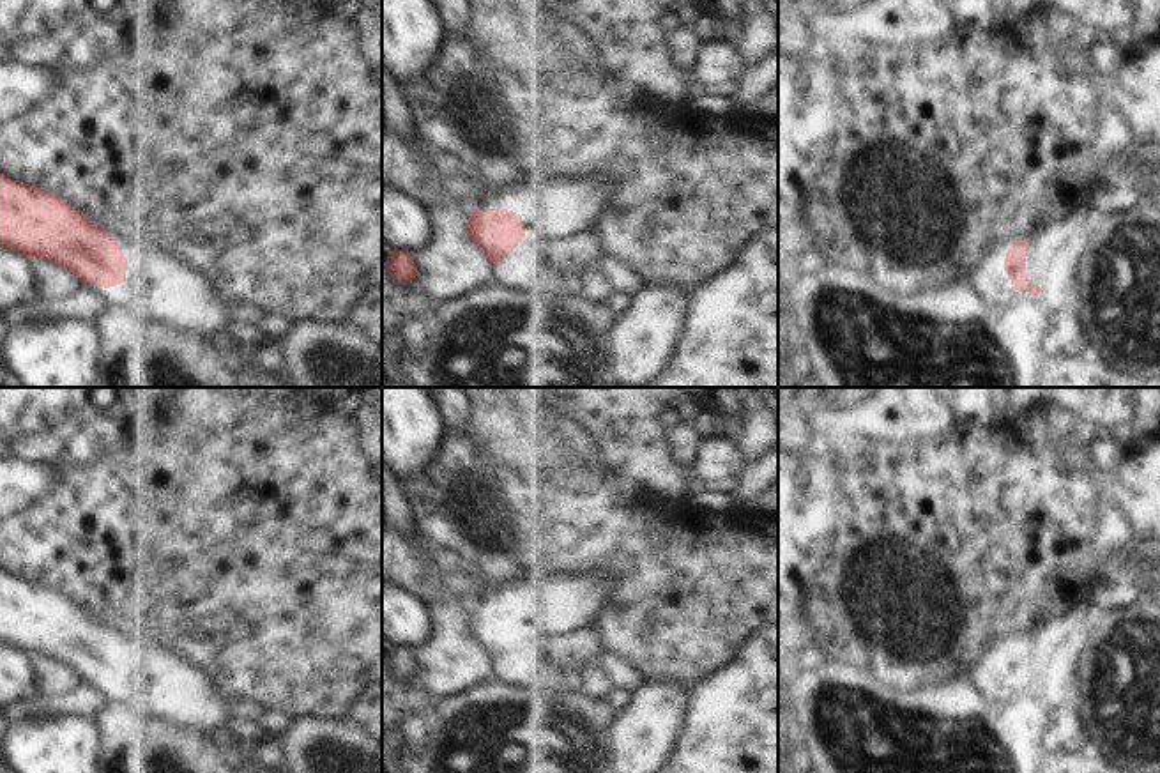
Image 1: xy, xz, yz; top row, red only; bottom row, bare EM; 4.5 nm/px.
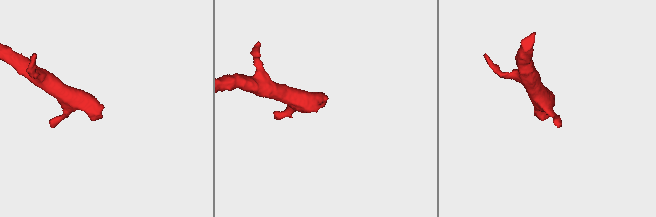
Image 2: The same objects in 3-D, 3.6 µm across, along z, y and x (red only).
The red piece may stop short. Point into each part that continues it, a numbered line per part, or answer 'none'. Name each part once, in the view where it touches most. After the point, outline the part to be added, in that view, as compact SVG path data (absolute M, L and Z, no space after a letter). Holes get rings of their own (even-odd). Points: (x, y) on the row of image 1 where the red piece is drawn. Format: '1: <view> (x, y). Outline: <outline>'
1: xz (563, 211). Outline: M552 175L539 182L522 221L525 233L555 248L580 248L610 209L615 186Z

